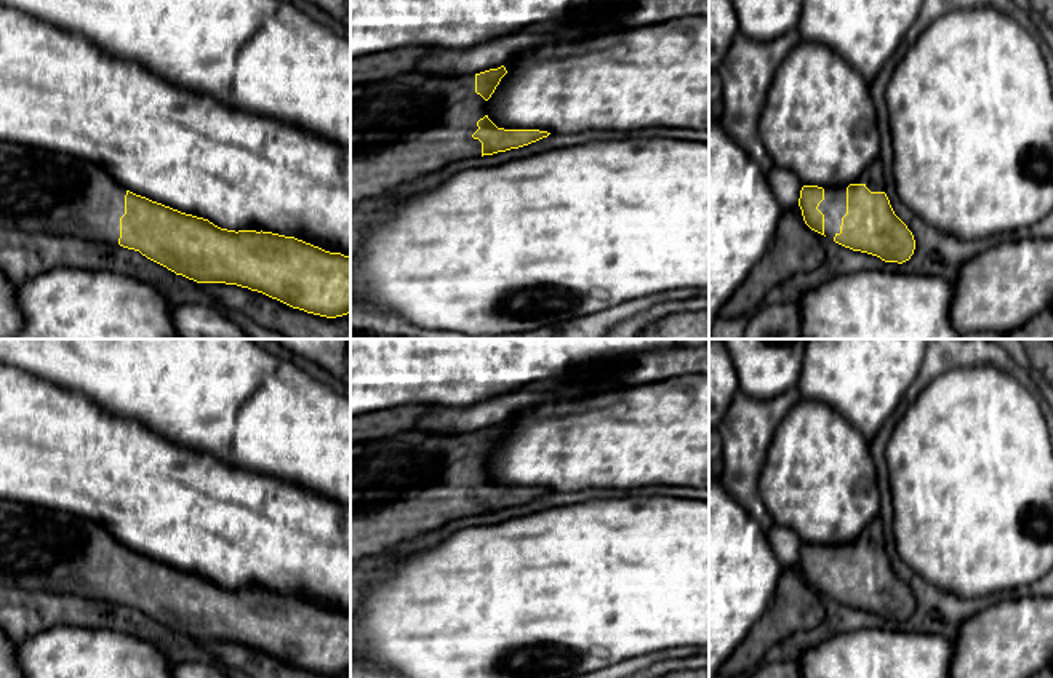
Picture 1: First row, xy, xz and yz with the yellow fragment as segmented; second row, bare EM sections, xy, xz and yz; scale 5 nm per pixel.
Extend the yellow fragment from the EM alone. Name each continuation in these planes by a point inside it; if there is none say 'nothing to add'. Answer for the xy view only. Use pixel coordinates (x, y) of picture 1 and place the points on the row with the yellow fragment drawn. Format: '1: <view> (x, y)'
1: xy (40, 191)

